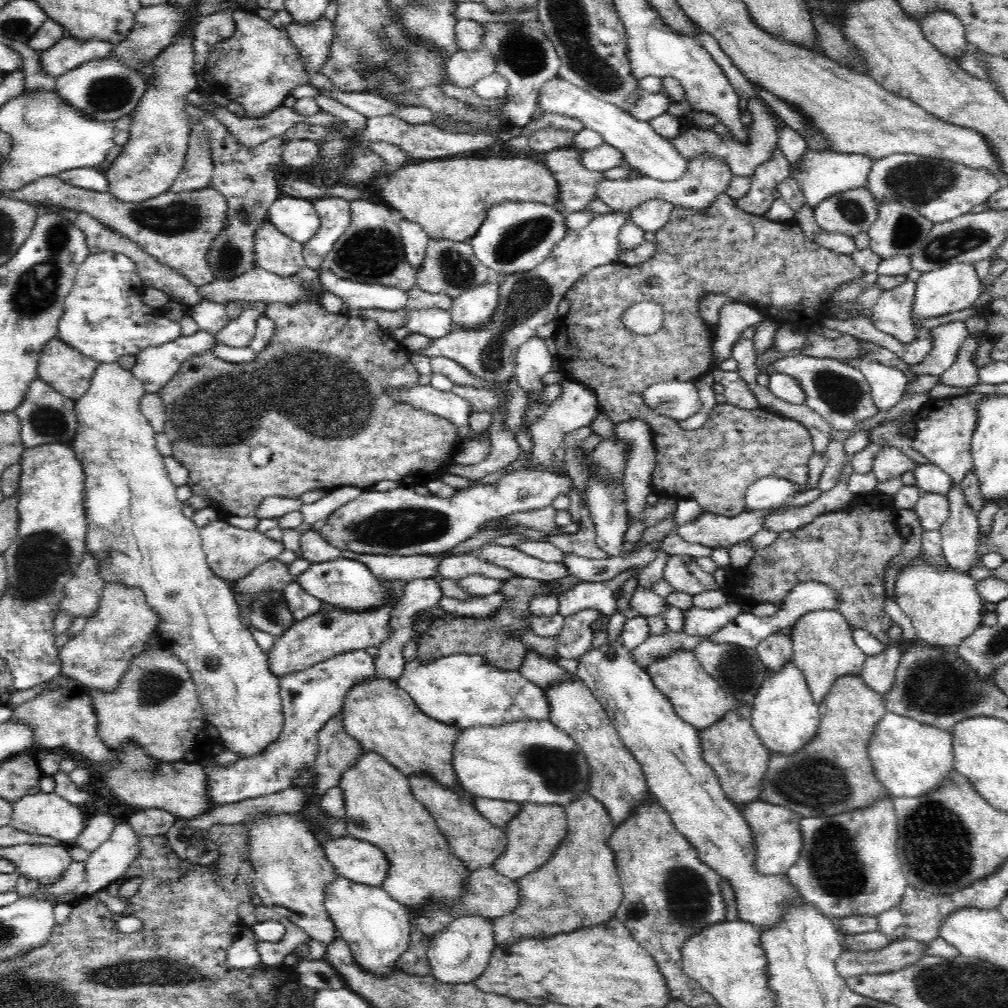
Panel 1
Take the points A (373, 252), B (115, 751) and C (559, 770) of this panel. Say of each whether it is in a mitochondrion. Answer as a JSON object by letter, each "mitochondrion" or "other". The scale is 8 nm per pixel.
{"A":"mitochondrion","B":"other","C":"mitochondrion"}

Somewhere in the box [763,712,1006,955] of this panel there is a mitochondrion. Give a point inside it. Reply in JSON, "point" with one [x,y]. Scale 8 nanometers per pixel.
{"point":[937,847]}

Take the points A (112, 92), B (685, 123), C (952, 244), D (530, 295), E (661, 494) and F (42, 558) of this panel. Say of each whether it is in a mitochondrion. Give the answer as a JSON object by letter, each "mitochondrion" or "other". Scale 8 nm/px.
{"A":"mitochondrion","B":"other","C":"mitochondrion","D":"mitochondrion","E":"other","F":"mitochondrion"}

